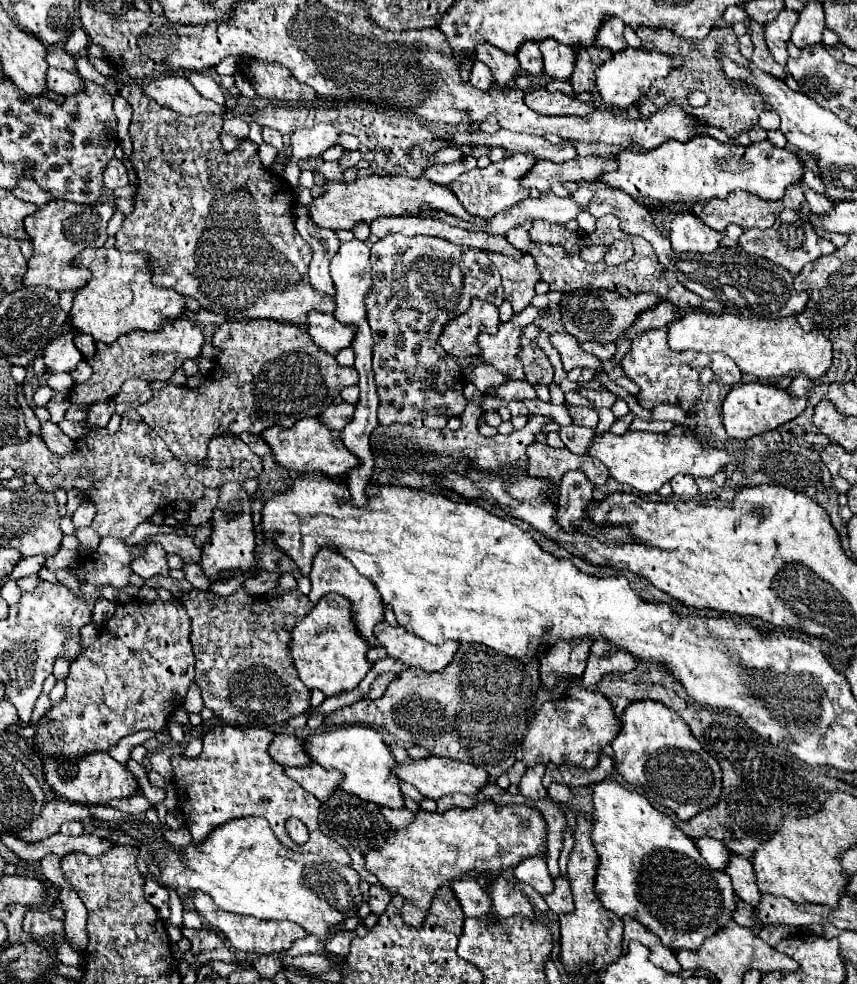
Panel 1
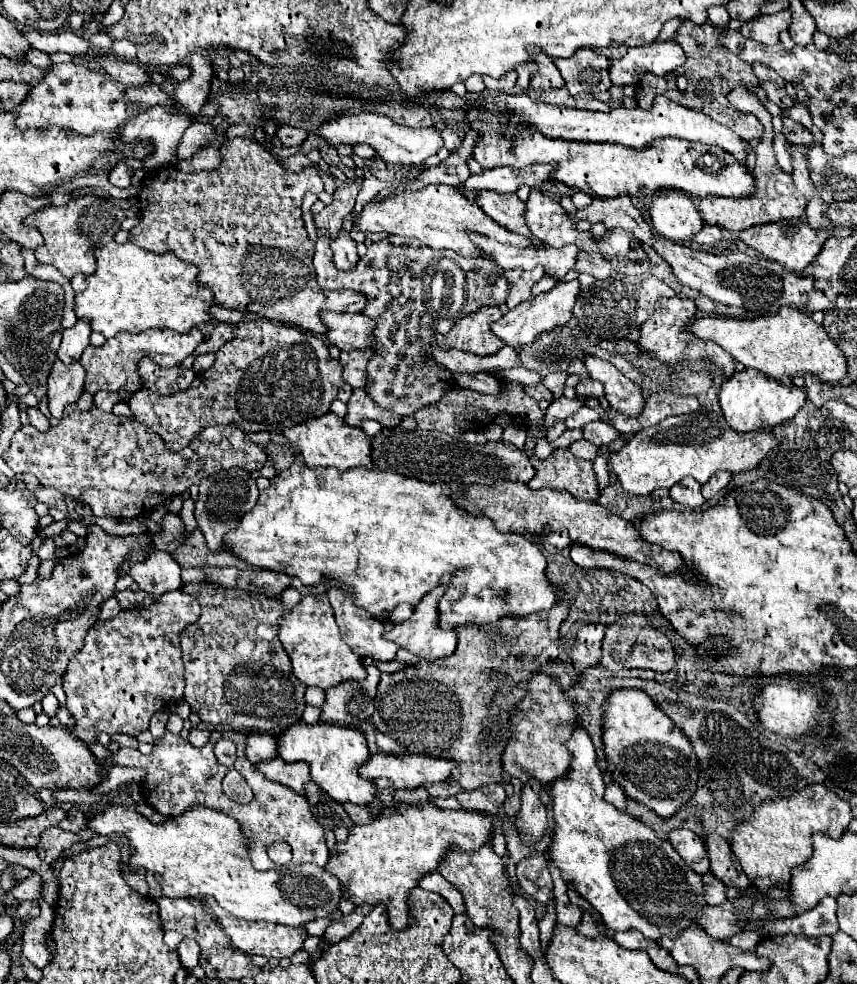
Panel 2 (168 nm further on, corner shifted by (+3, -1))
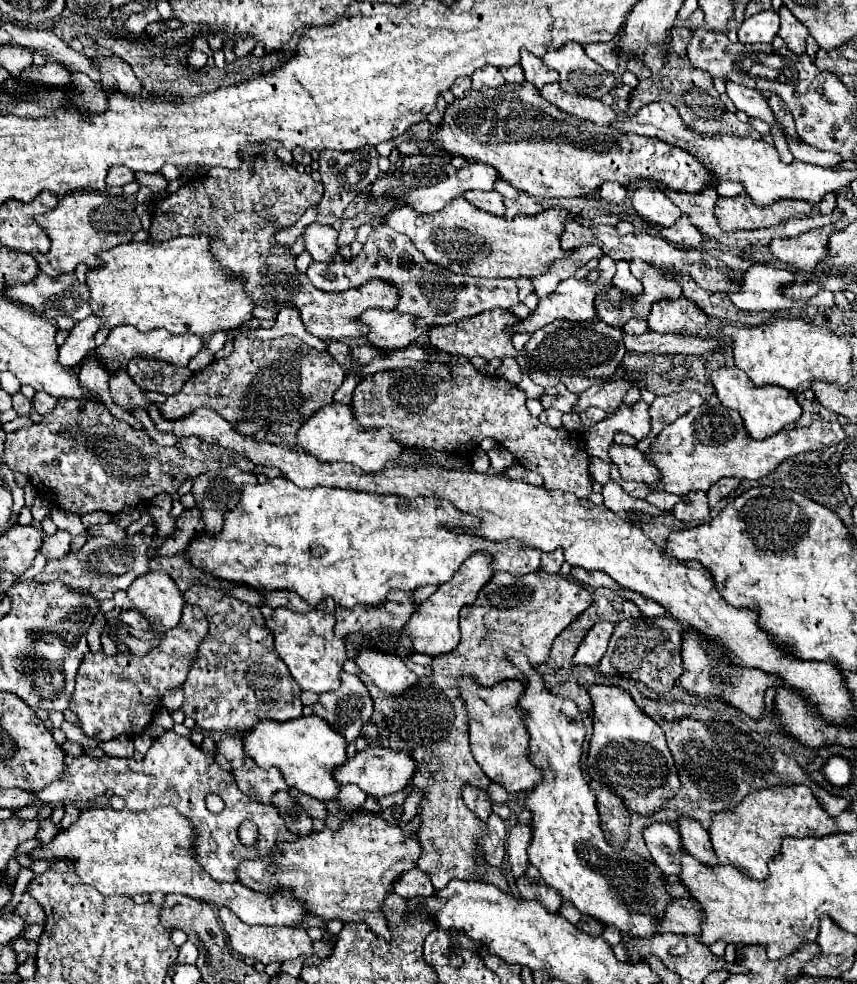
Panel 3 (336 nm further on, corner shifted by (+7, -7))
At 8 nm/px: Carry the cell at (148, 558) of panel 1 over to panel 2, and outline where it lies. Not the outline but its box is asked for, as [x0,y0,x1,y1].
[129,554,181,600]

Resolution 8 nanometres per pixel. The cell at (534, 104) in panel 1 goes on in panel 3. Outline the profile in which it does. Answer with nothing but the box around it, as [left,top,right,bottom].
[539,82,617,124]

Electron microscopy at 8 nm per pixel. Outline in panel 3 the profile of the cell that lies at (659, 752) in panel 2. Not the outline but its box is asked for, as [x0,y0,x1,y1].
[587,684,681,816]

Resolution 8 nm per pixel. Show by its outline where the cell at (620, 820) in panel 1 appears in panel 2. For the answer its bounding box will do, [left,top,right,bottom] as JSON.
[547,724,707,940]

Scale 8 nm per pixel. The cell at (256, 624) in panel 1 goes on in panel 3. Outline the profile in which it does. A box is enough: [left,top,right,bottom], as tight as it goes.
[181,586,303,738]

